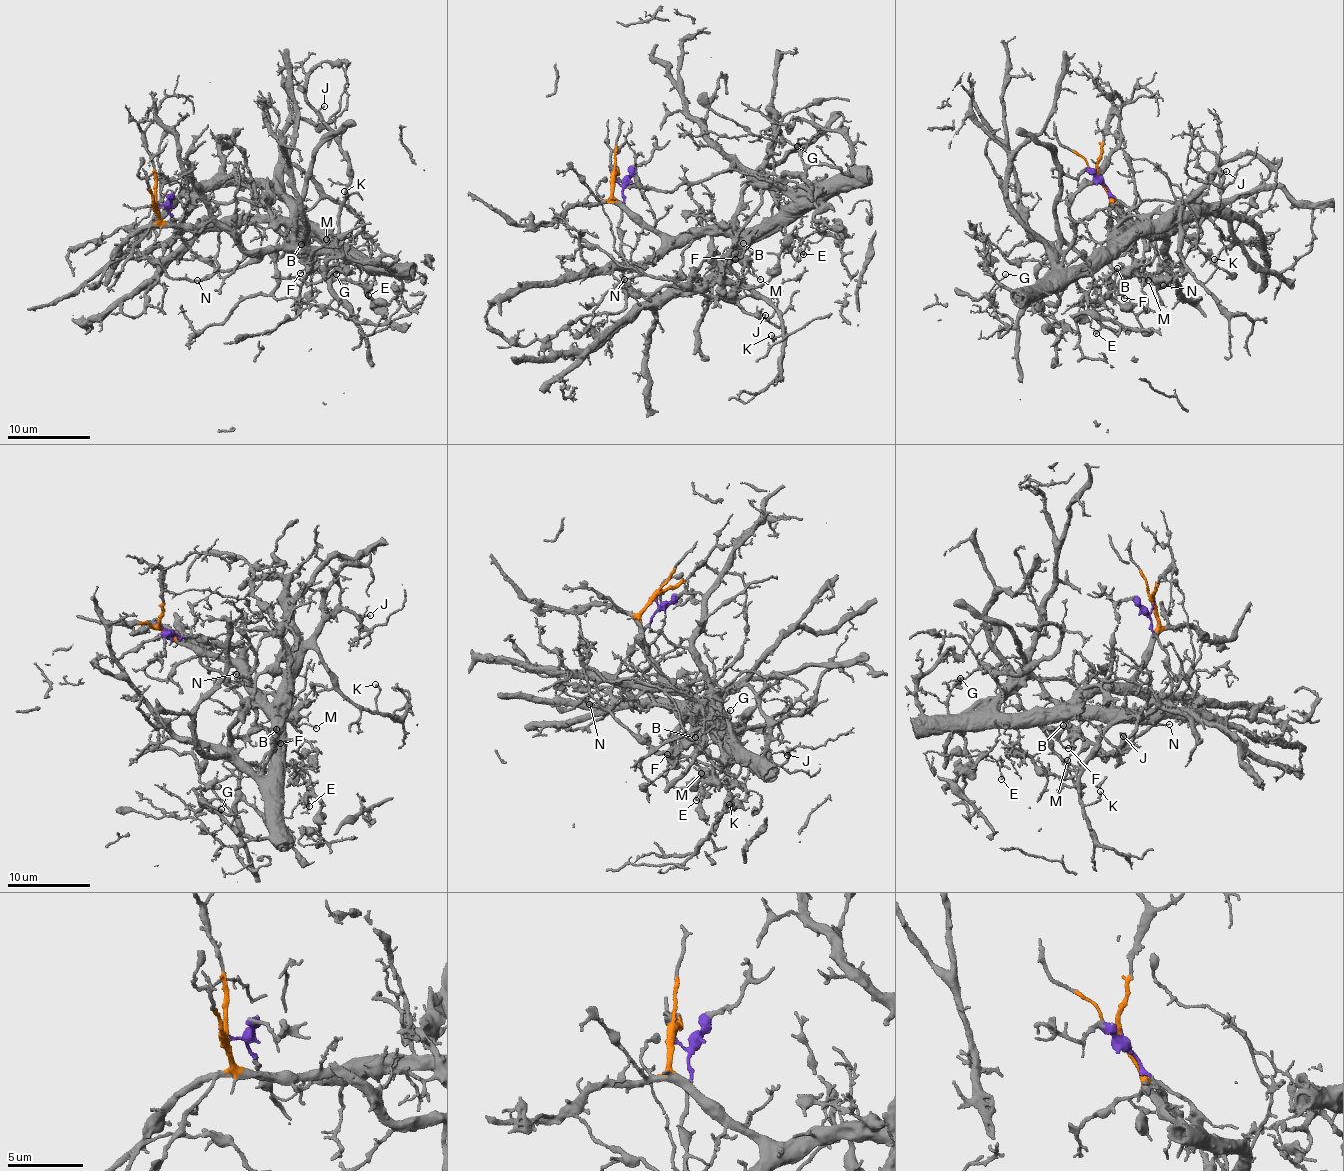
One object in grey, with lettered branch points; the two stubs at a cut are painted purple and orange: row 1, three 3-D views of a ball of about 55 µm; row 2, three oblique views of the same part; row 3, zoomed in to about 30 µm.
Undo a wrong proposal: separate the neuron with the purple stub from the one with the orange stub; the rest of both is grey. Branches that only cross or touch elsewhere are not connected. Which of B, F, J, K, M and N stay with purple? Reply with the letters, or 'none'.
B, F, M, N

